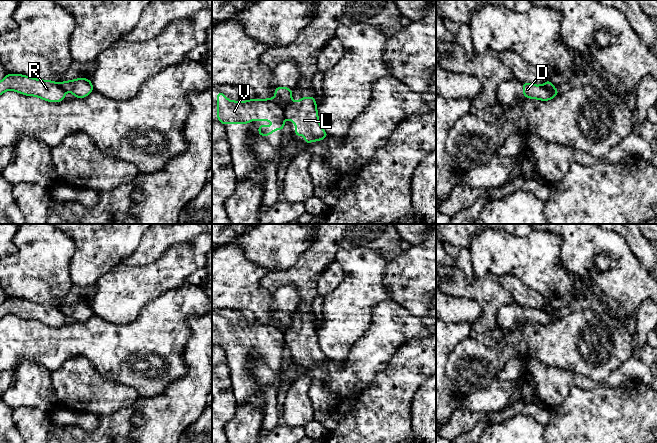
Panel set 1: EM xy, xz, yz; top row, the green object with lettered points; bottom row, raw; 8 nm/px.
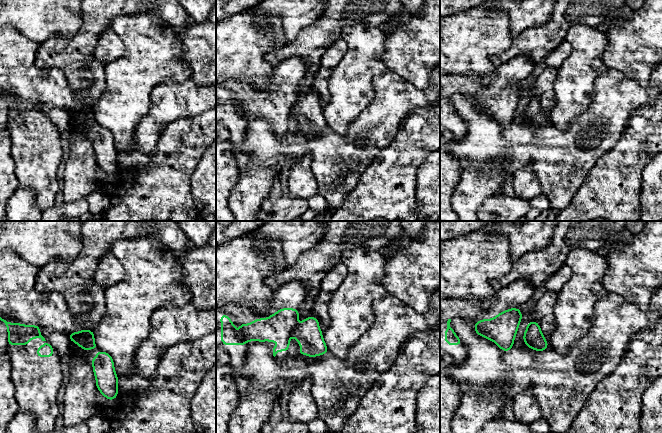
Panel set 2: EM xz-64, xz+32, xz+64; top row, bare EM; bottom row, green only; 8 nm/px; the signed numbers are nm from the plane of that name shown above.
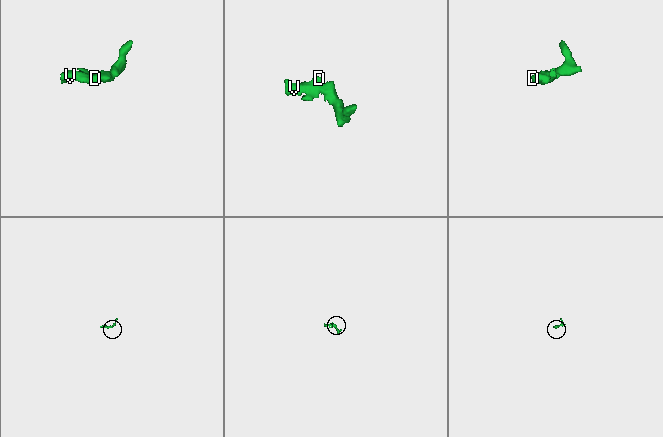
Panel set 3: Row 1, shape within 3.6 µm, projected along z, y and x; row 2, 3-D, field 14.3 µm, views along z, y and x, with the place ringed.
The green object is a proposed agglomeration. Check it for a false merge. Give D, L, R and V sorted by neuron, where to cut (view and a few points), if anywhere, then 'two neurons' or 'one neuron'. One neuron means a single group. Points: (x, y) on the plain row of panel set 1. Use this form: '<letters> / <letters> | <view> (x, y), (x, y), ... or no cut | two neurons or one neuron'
D R V / L | xz (291, 326), (285, 333), (285, 339) | two neurons

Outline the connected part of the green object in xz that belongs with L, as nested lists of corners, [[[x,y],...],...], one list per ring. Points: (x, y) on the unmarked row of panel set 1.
[[[314,320],[302,321],[297,326],[289,328],[285,333],[285,339],[289,340],[289,346],[296,347],[296,361],[305,359],[306,368],[321,365],[329,360],[320,349]]]

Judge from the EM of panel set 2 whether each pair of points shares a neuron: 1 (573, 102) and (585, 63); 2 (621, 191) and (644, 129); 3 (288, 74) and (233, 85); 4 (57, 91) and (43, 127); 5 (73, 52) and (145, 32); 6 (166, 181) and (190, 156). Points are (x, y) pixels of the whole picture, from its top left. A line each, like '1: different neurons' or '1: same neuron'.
1: same neuron
2: same neuron
3: same neuron
4: different neurons
5: different neurons
6: same neuron

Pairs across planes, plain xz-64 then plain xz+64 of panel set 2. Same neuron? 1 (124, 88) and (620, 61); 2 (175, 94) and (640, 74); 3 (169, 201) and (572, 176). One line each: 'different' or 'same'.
1: different
2: different
3: different

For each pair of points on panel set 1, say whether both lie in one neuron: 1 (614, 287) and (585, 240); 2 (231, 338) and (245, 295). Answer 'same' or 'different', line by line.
1: same
2: different

